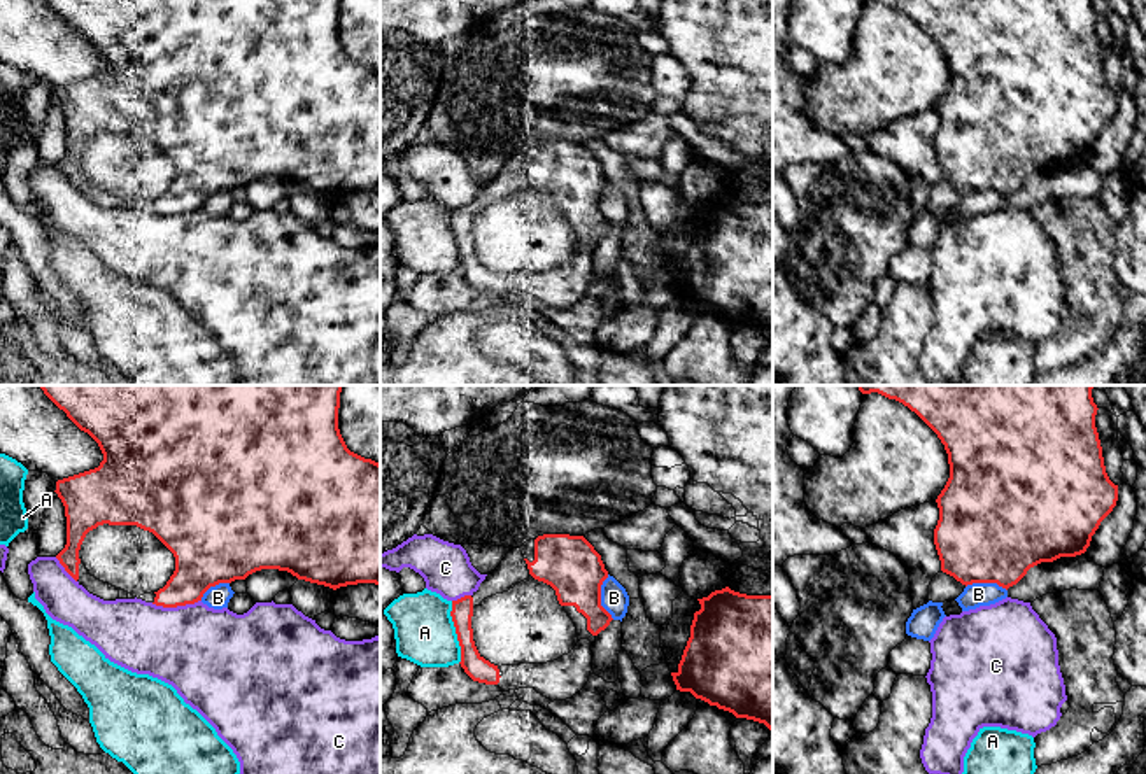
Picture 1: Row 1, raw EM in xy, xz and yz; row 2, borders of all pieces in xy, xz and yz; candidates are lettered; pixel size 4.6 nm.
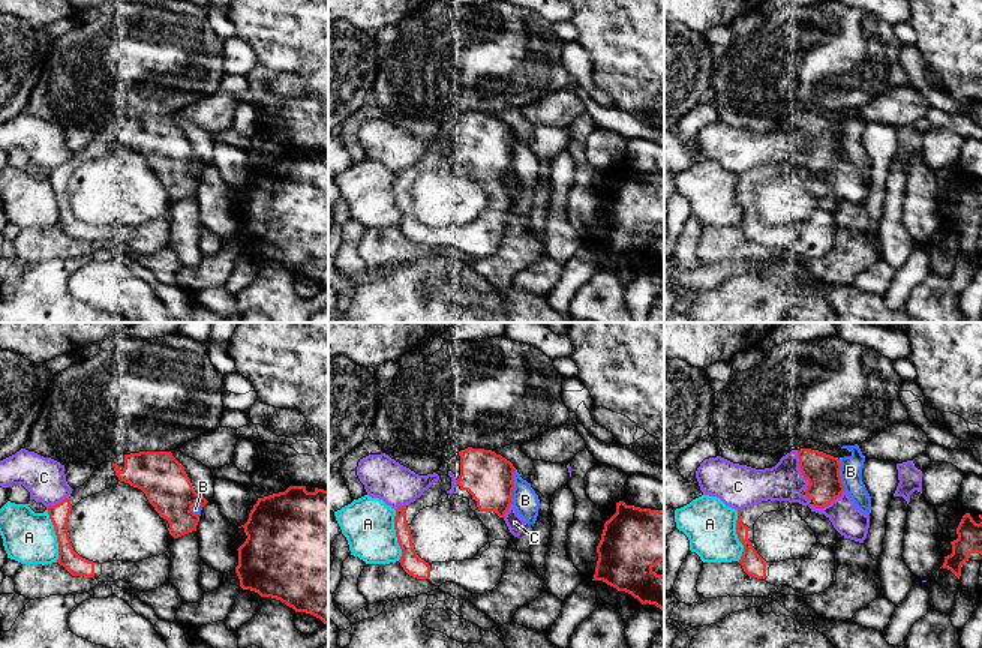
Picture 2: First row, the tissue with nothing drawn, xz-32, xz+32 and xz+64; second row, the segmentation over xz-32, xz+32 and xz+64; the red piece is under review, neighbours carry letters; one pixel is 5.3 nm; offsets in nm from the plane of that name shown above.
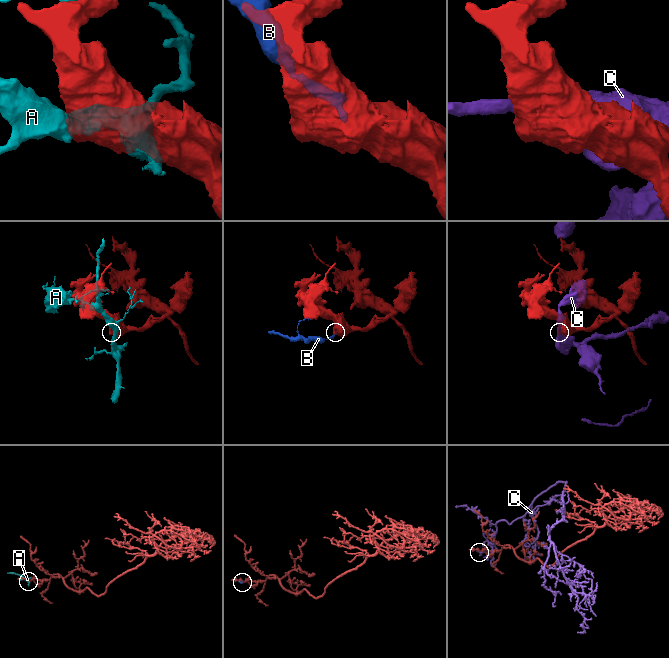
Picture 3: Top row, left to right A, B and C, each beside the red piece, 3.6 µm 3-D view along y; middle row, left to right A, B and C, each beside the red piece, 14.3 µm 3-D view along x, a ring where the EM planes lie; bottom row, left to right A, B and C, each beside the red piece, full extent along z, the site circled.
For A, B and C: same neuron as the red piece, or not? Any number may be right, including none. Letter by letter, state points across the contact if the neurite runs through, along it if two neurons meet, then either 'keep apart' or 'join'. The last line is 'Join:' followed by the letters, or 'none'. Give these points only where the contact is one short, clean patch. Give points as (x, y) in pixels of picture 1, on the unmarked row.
A: keep apart
B: border xz (607, 182), (601, 193), (601, 214), (614, 226); keep apart
C: keep apart
Join: none

